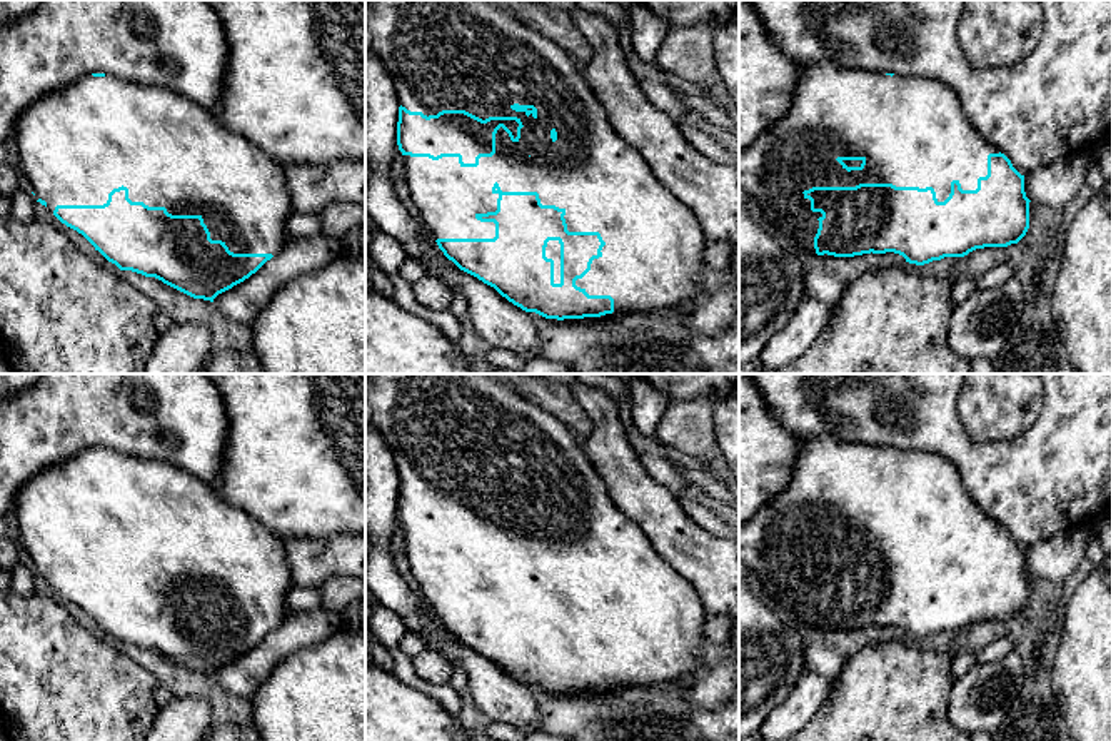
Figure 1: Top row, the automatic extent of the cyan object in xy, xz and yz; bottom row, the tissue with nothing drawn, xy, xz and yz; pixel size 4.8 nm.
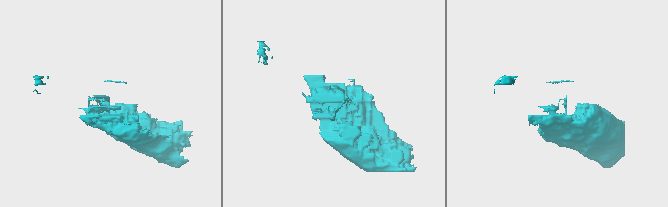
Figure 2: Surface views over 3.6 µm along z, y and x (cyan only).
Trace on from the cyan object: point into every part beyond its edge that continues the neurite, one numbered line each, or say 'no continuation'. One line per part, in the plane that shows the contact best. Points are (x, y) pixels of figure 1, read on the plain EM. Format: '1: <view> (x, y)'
1: xz (472, 429)

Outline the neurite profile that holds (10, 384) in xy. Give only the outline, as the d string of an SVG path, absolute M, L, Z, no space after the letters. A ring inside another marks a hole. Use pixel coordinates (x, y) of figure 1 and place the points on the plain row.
M0 374L0 401L32 387L42 374Z

